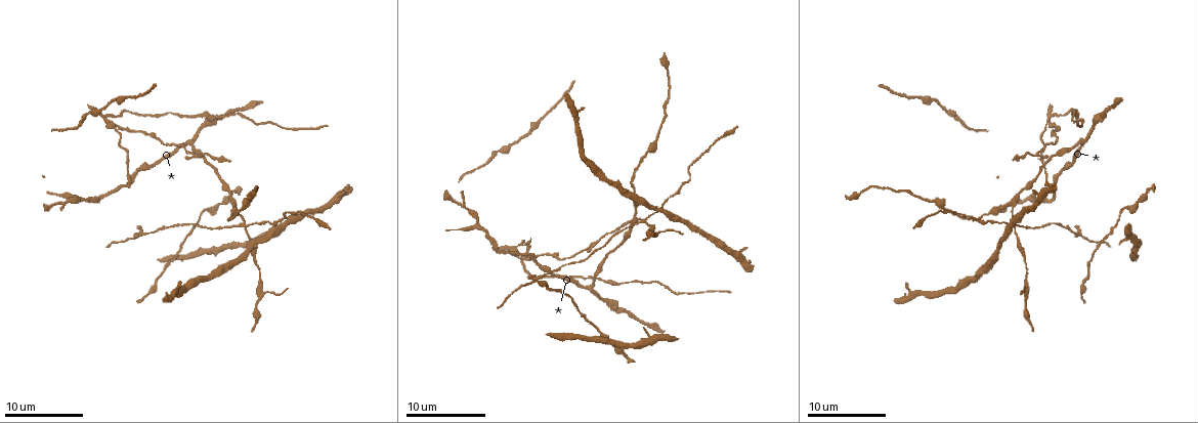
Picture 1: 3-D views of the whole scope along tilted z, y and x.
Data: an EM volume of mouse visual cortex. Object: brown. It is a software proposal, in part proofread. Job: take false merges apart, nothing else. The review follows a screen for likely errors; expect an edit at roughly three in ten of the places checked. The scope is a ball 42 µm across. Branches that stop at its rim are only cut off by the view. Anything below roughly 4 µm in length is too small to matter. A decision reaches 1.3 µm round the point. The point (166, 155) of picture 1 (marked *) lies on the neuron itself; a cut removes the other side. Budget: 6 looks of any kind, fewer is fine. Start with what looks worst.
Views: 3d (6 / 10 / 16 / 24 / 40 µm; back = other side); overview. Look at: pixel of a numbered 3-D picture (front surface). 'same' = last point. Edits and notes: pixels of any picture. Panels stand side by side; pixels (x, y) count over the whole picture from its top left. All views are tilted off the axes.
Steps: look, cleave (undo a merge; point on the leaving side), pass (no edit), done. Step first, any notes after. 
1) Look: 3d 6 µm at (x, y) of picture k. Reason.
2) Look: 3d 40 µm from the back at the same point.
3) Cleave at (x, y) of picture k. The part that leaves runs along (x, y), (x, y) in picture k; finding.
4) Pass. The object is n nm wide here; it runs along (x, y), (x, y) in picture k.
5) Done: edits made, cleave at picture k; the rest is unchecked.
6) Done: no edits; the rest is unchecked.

Look: 3d 6 µm at (241, 226) of picture 1. Four or more arms meet.

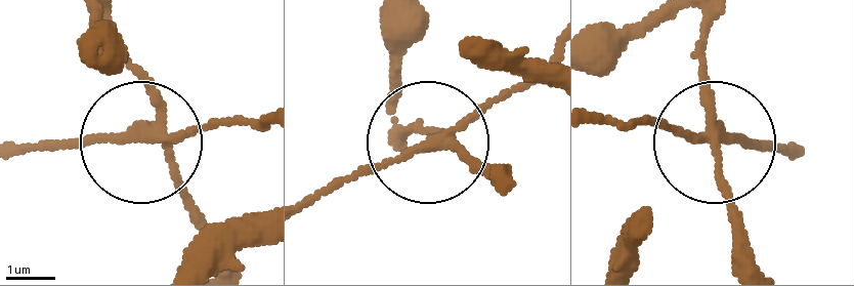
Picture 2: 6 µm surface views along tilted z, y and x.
Look: 3d 6 µm from the back at (714, 136) of picture 2. Other side.

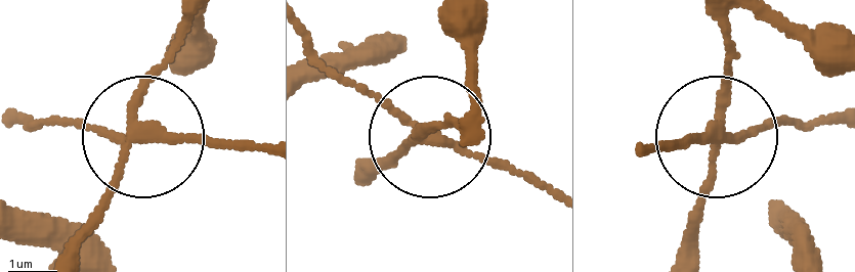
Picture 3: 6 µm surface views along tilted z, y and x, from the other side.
Cleave at (88, 128) of picture 3. 4 arms meet here; the part that leaves runs along (146, 131), (261, 144) in picture 3; a second neuron is stuck on.

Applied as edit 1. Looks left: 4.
Look: overview.

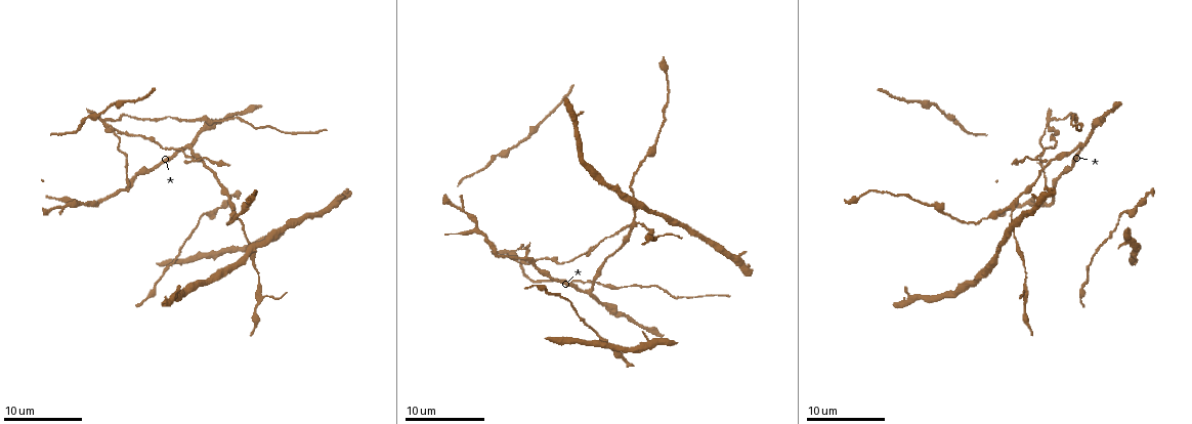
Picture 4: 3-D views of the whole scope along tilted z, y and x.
Look: 3d 10 µm at (524, 256) of picture 4. Three-way junction.

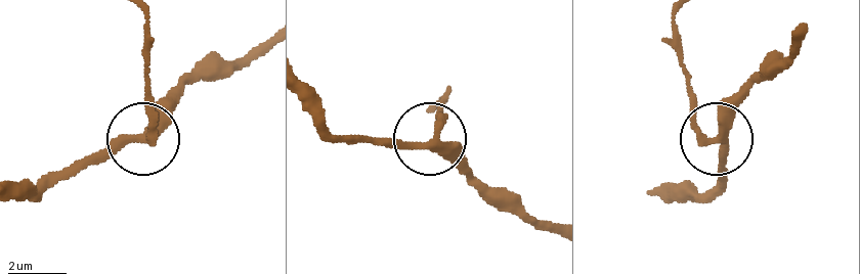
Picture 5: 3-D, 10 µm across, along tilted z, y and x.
Cleave at (145, 87) of picture 5. The side arm is 45 µm long; 3 arms meet here; a second neuron is stuck on.

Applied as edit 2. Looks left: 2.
Done: edits made, cleave at picture 3, cleave at picture 5; the rest is unchecked.

